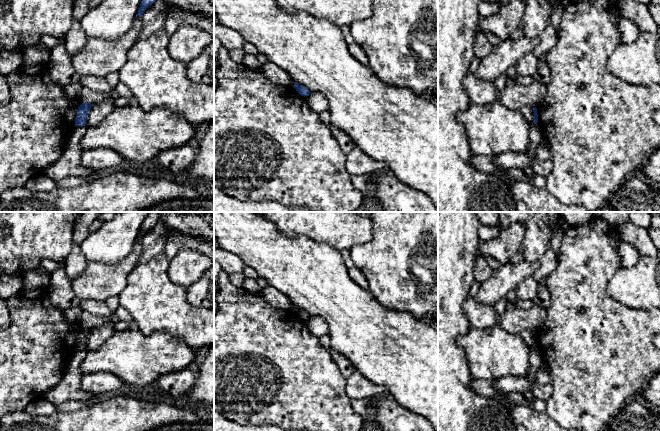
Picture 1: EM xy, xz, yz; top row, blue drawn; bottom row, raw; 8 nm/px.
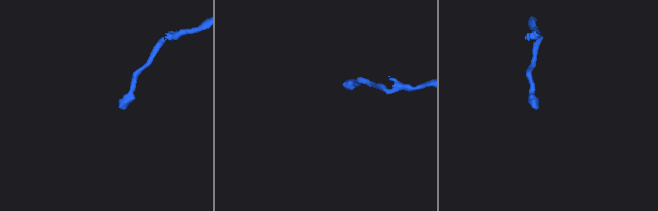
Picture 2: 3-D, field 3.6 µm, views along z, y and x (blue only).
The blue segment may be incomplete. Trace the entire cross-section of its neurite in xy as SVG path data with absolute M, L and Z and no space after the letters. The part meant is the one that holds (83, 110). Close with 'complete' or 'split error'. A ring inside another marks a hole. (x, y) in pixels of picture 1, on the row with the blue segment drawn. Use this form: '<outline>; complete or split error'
M82 103L78 107L77 116L75 118L75 126L80 126L80 127L86 126L87 116L93 105L94 104L91 104L91 103Z; complete

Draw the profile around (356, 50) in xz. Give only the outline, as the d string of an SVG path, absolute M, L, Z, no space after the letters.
M354 42L348 46L348 49L349 49L349 52L351 53L351 55L355 59L357 59L360 63L362 63L363 65L366 65L366 66L369 65L368 56L359 44Z

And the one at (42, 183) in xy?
M39 175L29 179L24 187L32 192L49 192L54 188L57 188L57 184L53 179L48 178L44 175Z

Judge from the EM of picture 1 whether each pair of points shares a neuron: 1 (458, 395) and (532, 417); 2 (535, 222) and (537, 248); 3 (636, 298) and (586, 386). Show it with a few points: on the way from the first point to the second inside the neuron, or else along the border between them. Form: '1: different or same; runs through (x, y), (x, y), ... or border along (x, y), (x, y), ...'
1: different; border along (510, 410), (514, 420)
2: same; runs through (537, 228), (537, 242)
3: different; border along (610, 296), (629, 307), (649, 309)

